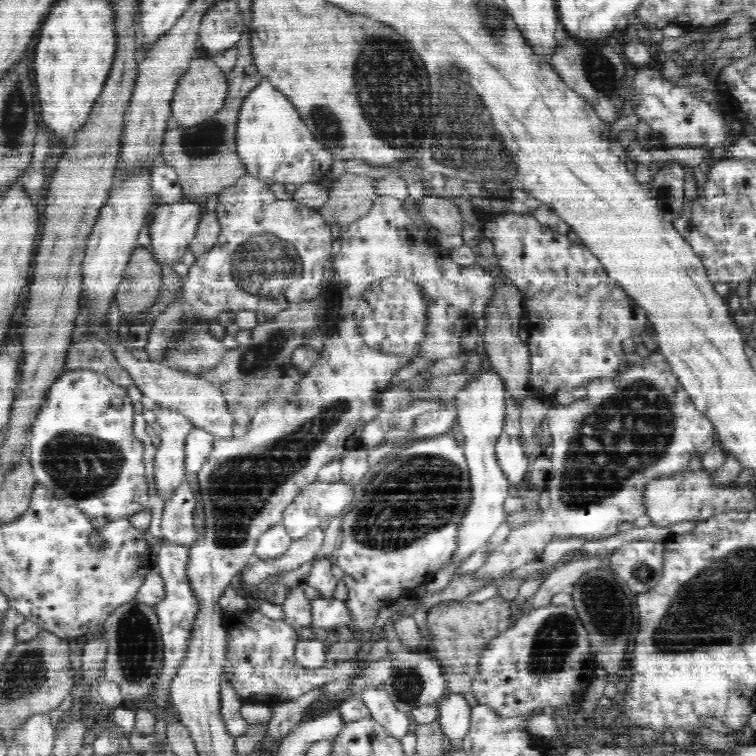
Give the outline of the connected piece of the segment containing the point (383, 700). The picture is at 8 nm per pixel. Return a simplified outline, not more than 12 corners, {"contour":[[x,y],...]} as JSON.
{"contour":[[381,687],[359,693],[394,738],[408,734],[410,716],[396,709]]}

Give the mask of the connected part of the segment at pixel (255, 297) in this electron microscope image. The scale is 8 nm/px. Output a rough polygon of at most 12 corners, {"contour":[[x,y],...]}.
{"contour":[[245,175],[218,194],[216,244],[148,334],[179,318],[278,314],[320,294],[332,232]]}

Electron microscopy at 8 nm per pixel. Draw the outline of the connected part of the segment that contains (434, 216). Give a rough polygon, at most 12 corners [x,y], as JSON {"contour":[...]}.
{"contour":[[430,192],[418,201],[428,227],[460,235],[463,219],[454,201]]}

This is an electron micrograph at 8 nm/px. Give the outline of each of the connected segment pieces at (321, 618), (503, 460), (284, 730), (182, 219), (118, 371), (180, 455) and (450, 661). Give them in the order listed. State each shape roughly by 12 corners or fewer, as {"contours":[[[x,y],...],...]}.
{"contours":[[[346,601],[311,603],[311,628],[351,626]],[[502,432],[495,453],[509,486],[529,476],[520,438]],[[321,687],[274,705],[266,729],[278,743],[302,720],[302,712],[326,695]],[[198,202],[155,205],[152,253],[182,261],[202,216]],[[90,333],[69,345],[64,368],[134,385],[113,349]],[[159,405],[161,442],[153,464],[160,499],[185,479],[186,438],[195,426]],[[439,603],[426,622],[447,692],[471,690],[511,604]]]}

